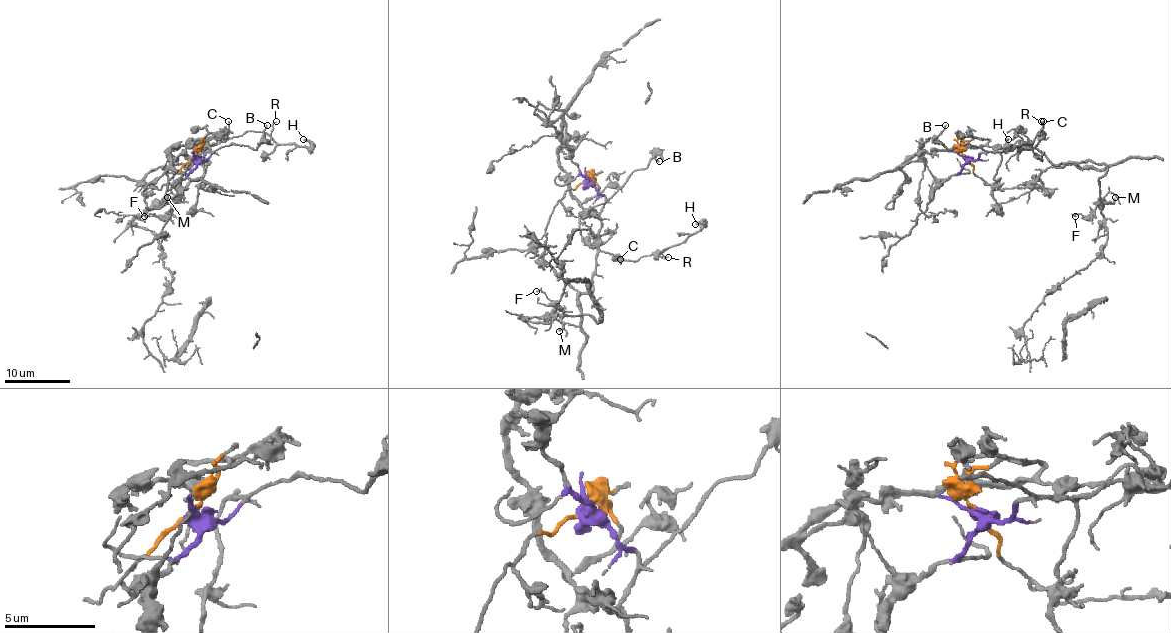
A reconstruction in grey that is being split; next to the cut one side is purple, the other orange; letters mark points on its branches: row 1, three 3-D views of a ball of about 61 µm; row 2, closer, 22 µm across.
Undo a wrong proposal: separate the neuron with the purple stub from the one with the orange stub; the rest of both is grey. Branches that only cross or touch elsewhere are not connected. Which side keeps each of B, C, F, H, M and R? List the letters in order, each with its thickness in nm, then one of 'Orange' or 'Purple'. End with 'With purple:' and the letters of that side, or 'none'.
B: Thickness 140 nm. Purple
C: Thickness 150 nm. Purple
F: Thickness 140 nm. Purple
H: Thickness 260 nm. Purple
M: Thickness 240 nm. Purple
R: Thickness 130 nm. Purple
With purple: B, C, F, H, M, R

